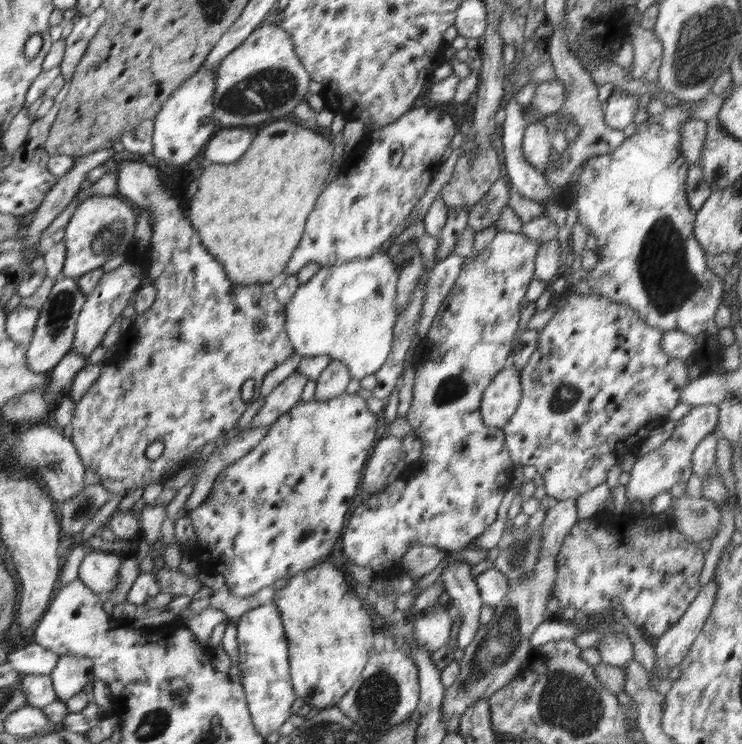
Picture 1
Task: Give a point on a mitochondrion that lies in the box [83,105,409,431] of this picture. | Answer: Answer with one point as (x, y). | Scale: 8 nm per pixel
(110, 237)

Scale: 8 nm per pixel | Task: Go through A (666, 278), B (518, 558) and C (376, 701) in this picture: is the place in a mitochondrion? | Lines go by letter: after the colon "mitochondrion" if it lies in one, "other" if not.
A: mitochondrion
B: mitochondrion
C: mitochondrion

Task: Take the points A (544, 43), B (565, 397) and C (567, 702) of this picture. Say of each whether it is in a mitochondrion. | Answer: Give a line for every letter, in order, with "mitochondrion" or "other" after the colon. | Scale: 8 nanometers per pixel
A: other
B: mitochondrion
C: mitochondrion

